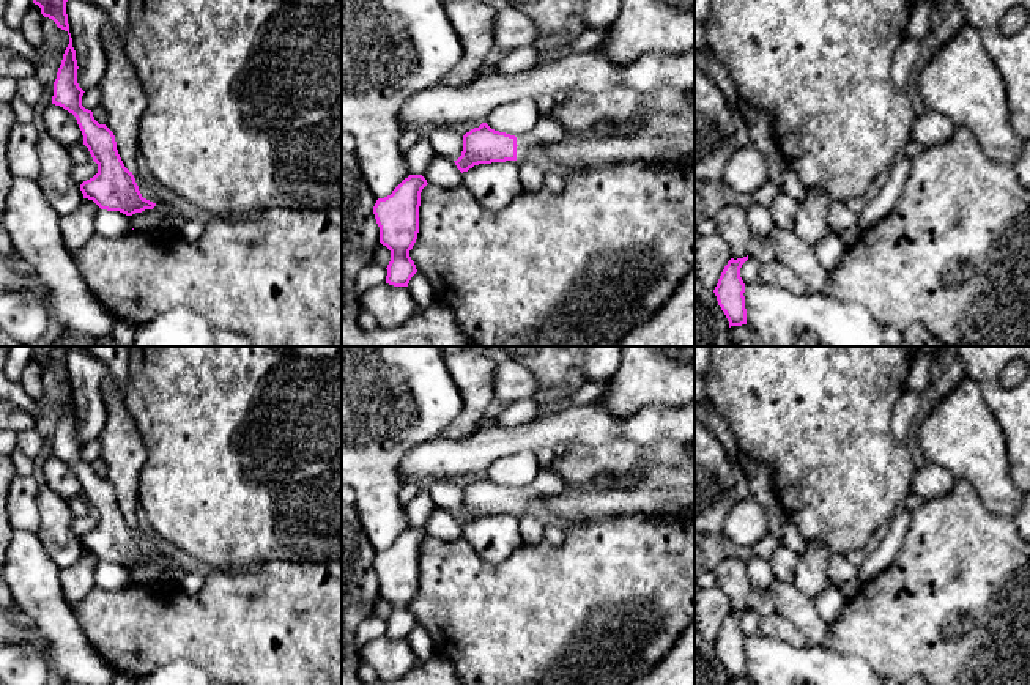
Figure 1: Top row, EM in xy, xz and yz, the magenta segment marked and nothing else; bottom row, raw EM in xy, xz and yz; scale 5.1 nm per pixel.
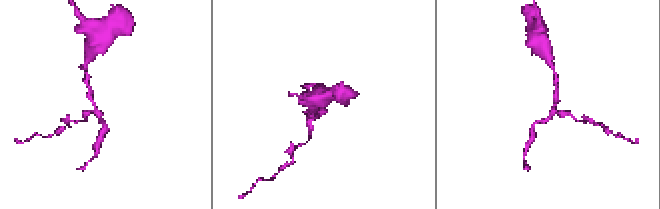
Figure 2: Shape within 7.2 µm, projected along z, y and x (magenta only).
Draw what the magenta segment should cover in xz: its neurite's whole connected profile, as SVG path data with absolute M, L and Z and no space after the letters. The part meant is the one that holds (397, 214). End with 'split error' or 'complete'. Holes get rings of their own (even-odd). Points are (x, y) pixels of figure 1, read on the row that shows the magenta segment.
M409 175L391 195L378 198L373 214L380 227L380 243L391 250L386 283L408 287L417 272L409 257L419 233L421 192L427 186L422 175Z | complete

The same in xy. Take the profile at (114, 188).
M33 0L33 3L41 8L41 14L44 17L52 19L57 24L58 28L65 30L69 35L69 44L68 44L68 47L63 54L63 60L61 60L61 65L58 68L57 79L54 82L52 104L63 107L65 110L68 110L69 113L72 113L76 117L77 124L79 124L79 128L82 131L82 135L83 135L83 145L88 148L93 161L98 164L98 173L93 178L90 178L90 180L87 180L80 184L80 191L83 194L83 198L93 200L101 209L120 211L126 216L132 216L132 214L142 213L145 209L153 209L156 206L156 203L142 197L132 172L129 172L124 167L124 164L123 164L123 161L118 154L118 150L117 150L117 142L115 142L113 132L106 124L99 124L94 120L93 112L82 106L82 96L83 96L85 91L77 83L77 69L79 69L79 66L77 66L77 60L76 60L76 50L72 47L72 38L71 38L71 33L69 33L66 2L68 0Z | complete

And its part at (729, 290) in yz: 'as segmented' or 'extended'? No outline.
as segmented

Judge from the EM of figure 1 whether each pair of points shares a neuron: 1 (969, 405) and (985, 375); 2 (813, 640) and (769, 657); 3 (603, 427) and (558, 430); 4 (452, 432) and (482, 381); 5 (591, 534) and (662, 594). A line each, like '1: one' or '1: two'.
1: two
2: two
3: one
4: one
5: one

